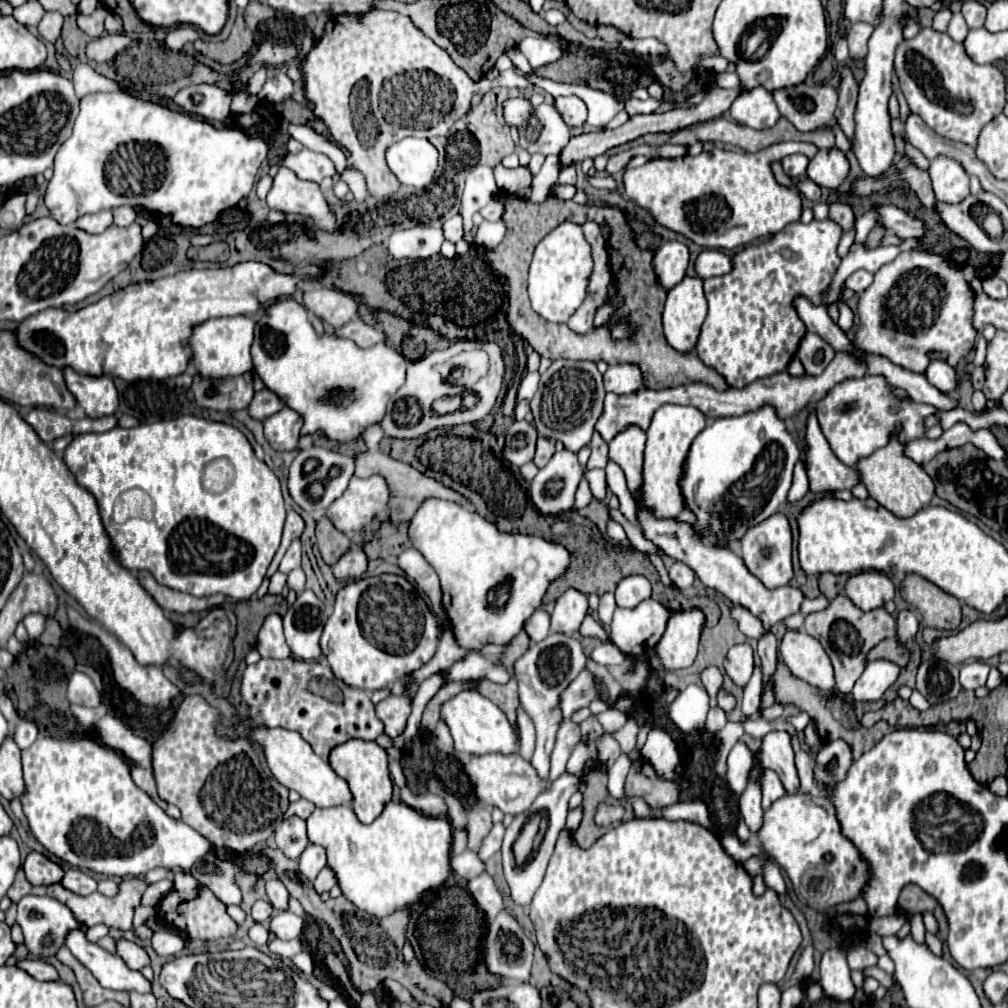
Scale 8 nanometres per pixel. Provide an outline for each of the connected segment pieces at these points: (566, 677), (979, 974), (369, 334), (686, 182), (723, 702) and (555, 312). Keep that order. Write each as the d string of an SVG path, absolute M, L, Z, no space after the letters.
M548 633L548 637L542 639L540 643L530 643L526 653L522 653L514 661L514 677L520 689L520 705L526 709L526 713L532 717L536 725L536 751L532 755L532 765L544 779L548 777L550 753L560 723L560 711L556 707L558 695L584 669L584 665L586 665L586 655L582 653L580 641L564 633Z
M978 969L978 971L972 971L972 973L966 973L968 975L968 979L974 983L974 989L976 989L976 993L978 993L978 997L982 999L982 1003L984 1003L984 1007L988 1005L986 1003L986 999L984 999L984 993L982 993L982 981L984 981L984 977L988 975L988 971L986 969Z
M354 319L354 323L348 323L346 327L336 329L336 333L348 339L354 339L360 347L372 347L380 341L386 341L386 335L378 327L366 325L362 319Z
M780 143L766 147L766 151L726 151L708 149L698 157L656 159L642 167L624 173L624 187L628 197L648 209L652 217L664 227L702 241L706 249L736 249L754 239L770 237L782 231L788 223L800 221L802 201L798 191L776 183L770 163L784 157L803 153L812 159L818 149L812 143Z
M720 689L720 693L717 694L718 706L722 708L725 712L730 713L736 707L736 697Z
M572 221L560 223L538 243L534 251L528 277L528 297L532 309L550 323L568 323L568 319L586 299L592 269L592 247L584 237L582 225Z

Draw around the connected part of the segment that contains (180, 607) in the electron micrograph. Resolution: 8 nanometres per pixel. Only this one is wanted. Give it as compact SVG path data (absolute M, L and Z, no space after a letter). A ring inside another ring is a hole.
M140 571L138 579L142 583L142 587L154 597L154 601L166 609L166 611L176 611L176 613L200 613L200 611L208 611L212 607L220 607L226 603L224 595L212 595L210 599L198 599L180 591L174 591L166 585L160 585L148 571Z

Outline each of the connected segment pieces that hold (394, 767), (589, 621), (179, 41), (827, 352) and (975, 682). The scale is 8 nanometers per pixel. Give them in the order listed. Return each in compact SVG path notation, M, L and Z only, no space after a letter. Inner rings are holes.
M388 755L388 769L390 769L390 775L392 775L392 779L398 783L398 787L402 787L406 781L404 781L404 773L402 773L402 767L400 767L400 763L396 761L396 759L392 759L390 755Z
M588 615L588 617L582 621L582 625L580 625L580 633L586 635L586 637L598 637L602 643L608 643L608 641L610 641L608 635L606 635L606 631L600 627L598 621L594 621L592 615Z
M170 29L168 35L166 35L166 45L174 47L174 49L180 49L184 47L184 43L188 41L194 41L198 37L198 33L194 29Z
M806 333L798 345L796 355L800 357L808 375L820 375L834 359L834 349L824 339L818 339L818 335Z
M972 661L972 663L962 665L960 679L968 679L968 685L972 685L972 689L978 689L978 687L986 685L988 671L990 671L990 665L986 665L982 661Z

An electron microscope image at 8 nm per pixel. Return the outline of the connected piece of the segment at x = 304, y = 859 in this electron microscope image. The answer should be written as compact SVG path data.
M308 845L304 853L300 855L300 871L306 875L310 881L318 877L322 867L326 865L326 851L320 845Z

